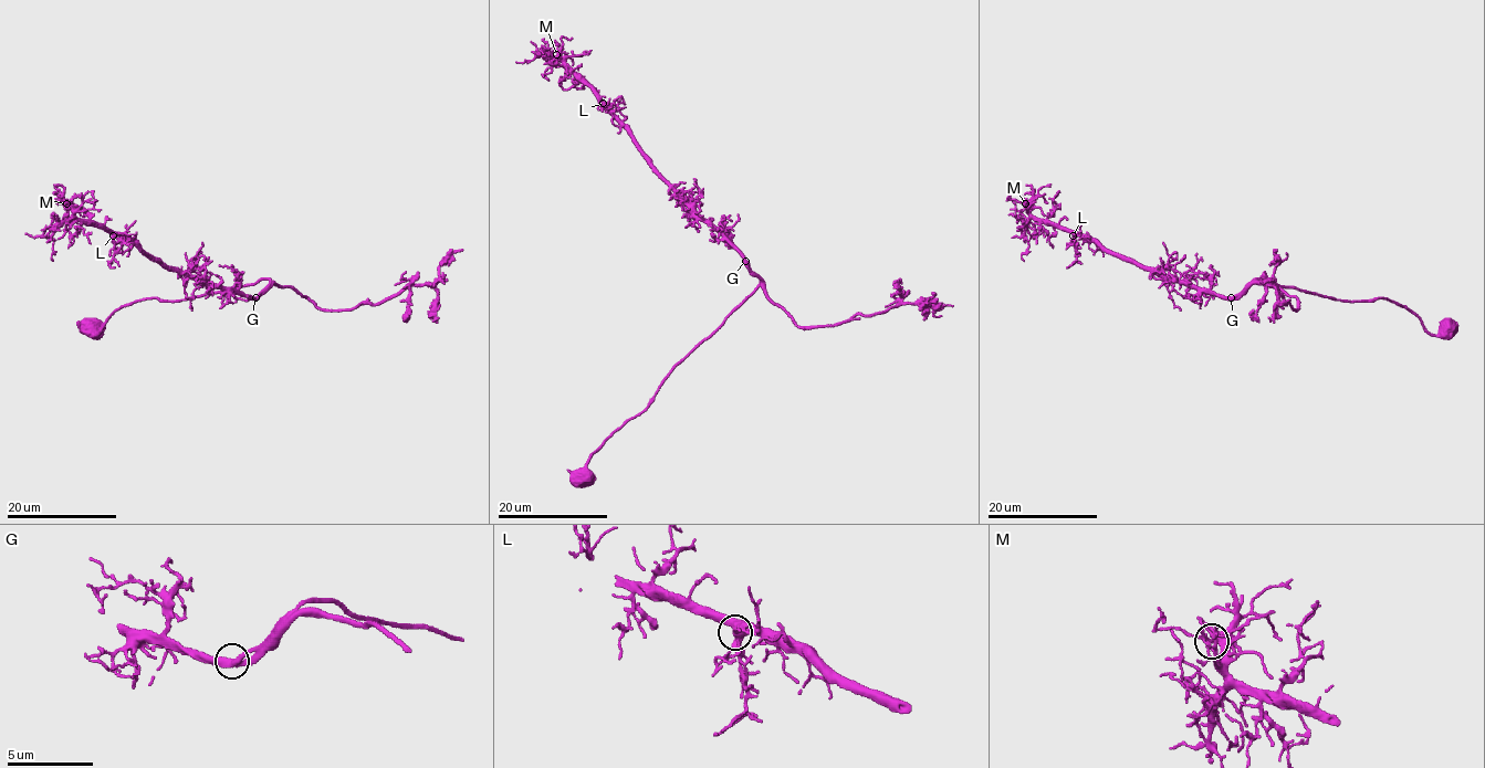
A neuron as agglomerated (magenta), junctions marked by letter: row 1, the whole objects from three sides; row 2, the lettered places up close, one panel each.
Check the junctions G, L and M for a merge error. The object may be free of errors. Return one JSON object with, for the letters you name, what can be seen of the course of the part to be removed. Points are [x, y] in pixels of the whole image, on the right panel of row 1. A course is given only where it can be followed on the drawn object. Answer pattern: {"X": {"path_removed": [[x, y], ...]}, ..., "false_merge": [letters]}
{"false_merge": []}

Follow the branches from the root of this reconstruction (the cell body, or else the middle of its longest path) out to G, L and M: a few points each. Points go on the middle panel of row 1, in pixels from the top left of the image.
G: (583, 479), (577, 480), (577, 473), (588, 458), (646, 409), (662, 380), (759, 285), (760, 279), (746, 261)
L: (583, 479), (577, 480), (577, 473), (588, 458), (646, 409), (662, 380), (760, 282), (603, 103)
M: (583, 479), (577, 480), (577, 473), (588, 458), (646, 409), (662, 380), (760, 279), (556, 54)

